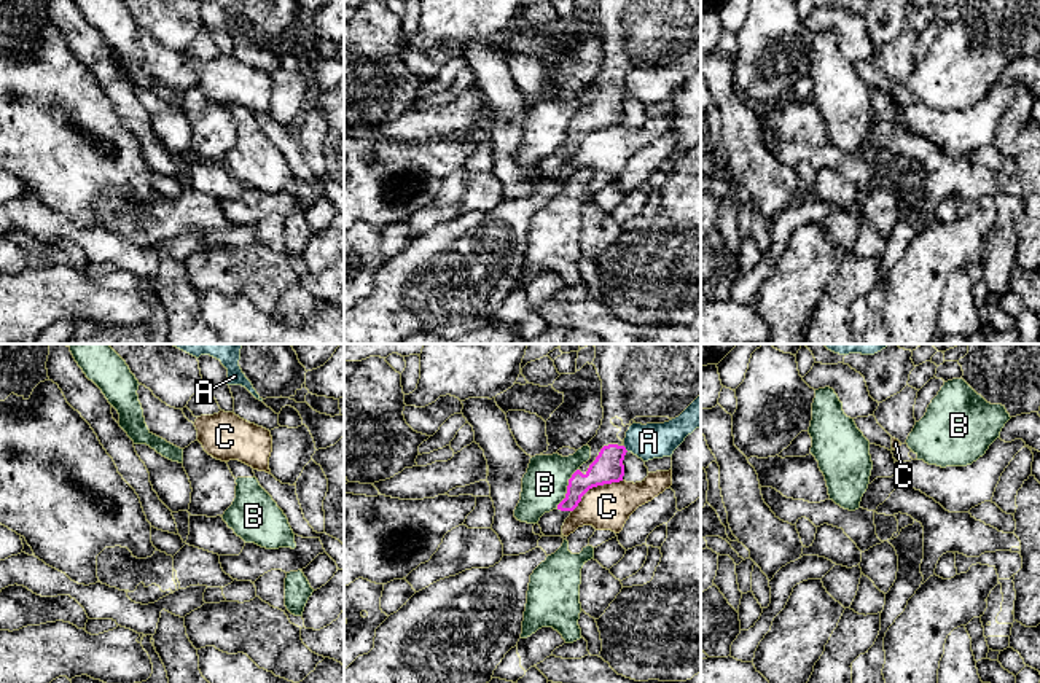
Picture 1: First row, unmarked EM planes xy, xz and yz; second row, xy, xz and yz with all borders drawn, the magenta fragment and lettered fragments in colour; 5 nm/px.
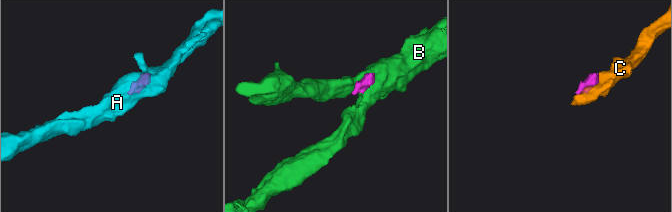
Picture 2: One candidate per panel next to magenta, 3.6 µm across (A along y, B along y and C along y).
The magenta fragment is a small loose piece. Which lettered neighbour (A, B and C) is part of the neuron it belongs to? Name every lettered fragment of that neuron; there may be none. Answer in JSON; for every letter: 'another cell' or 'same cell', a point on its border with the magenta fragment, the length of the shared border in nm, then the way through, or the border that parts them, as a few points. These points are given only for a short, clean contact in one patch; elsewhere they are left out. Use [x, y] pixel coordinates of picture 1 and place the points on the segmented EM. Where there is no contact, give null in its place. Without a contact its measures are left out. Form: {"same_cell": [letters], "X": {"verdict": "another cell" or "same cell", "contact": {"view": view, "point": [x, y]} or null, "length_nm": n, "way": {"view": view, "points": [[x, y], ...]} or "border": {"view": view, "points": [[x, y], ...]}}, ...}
{"same_cell": [], "A": {"verdict": "another cell", "contact": {"view": "xz", "point": [625, 449]}, "length_nm": 40, "border": {"view": "xz", "points": [[623, 446], [628, 451]]}}, "B": {"verdict": "another cell", "contact": {"view": "xz", "point": [567, 487]}, "length_nm": 240, "border": {"view": "xz", "points": [[578, 468], [569, 480], [566, 497], [556, 507]]}}, "C": {"verdict": "another cell", "contact": {"view": "xz", "point": [594, 486]}, "length_nm": 300}}

